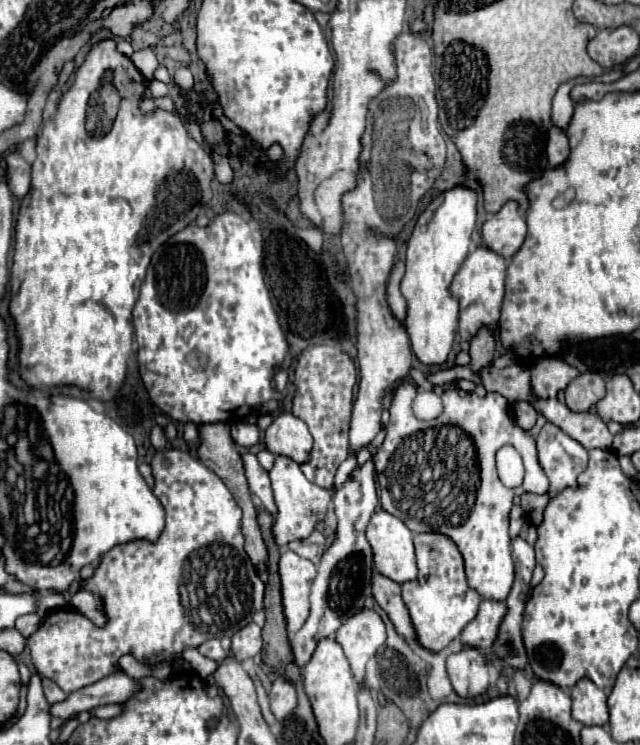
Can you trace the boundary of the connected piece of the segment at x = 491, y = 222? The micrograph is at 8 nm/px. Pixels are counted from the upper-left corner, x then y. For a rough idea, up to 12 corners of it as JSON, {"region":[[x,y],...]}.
{"region":[[516,202],[482,226],[488,250],[510,260],[526,238]]}

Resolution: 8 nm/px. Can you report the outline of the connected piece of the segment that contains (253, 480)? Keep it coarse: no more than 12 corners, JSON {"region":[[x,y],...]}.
{"region":[[244,454],[250,490],[276,514],[268,472],[254,454]]}

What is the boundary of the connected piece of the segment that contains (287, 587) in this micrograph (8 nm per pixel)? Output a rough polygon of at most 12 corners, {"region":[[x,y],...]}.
{"region":[[286,550],[278,562],[286,630],[302,628],[316,566]]}

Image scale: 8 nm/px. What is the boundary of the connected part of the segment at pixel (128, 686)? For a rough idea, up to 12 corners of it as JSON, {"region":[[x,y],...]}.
{"region":[[116,672],[72,692],[52,706],[52,716],[102,704],[124,704],[140,692],[138,680]]}

